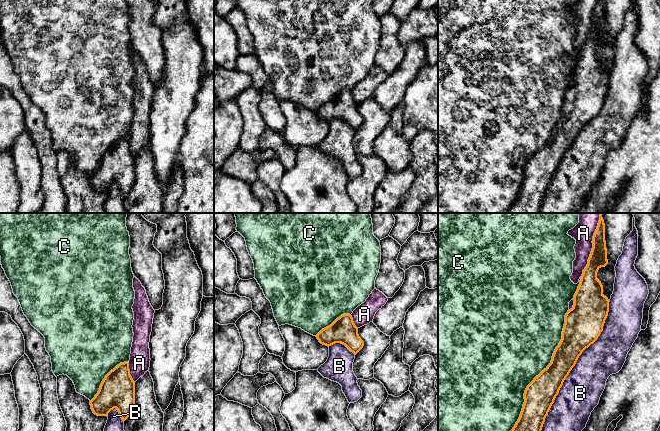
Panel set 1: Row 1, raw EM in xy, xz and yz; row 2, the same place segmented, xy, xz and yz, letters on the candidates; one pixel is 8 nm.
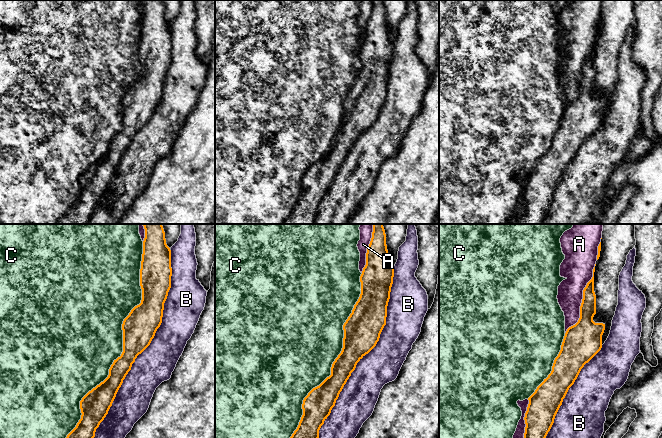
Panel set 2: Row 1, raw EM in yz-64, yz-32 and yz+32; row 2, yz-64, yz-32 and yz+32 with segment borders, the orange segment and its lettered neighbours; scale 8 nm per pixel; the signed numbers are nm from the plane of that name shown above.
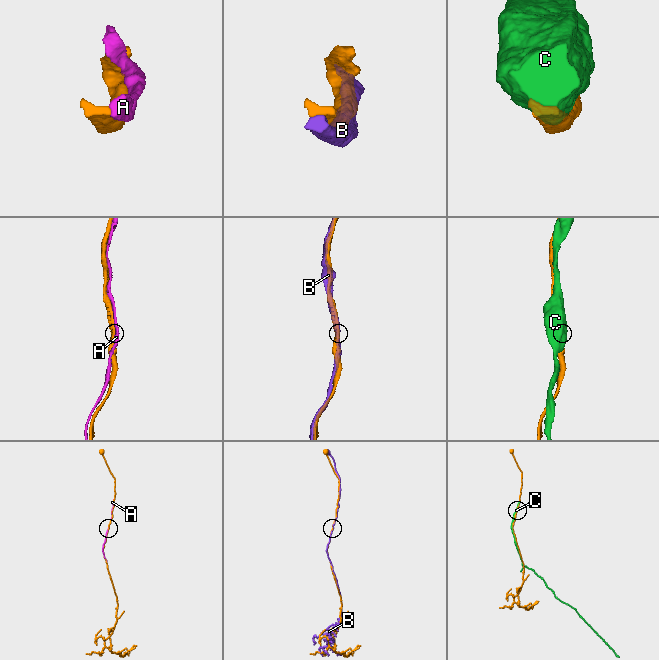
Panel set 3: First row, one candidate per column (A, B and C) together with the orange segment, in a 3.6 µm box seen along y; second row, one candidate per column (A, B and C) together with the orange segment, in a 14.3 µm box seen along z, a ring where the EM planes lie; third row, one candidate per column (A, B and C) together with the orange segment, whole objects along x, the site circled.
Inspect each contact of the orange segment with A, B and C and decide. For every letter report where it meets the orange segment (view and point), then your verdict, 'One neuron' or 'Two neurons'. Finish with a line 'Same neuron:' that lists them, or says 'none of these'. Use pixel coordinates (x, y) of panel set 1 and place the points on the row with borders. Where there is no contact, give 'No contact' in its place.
A: Touches orange at yz (593, 245). Two neurons
B: Touches orange at yz (574, 365). Two neurons
C: Touches orange at yz (544, 369). Two neurons
Same neuron: none of these

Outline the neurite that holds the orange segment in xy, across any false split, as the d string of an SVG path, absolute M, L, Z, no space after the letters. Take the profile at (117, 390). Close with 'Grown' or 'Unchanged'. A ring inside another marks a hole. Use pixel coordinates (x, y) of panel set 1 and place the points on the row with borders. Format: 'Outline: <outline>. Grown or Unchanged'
Outline: M128 362L120 363L105 376L90 405L97 416L108 416L116 408L123 421L129 417L135 406L135 382Z. Unchanged

